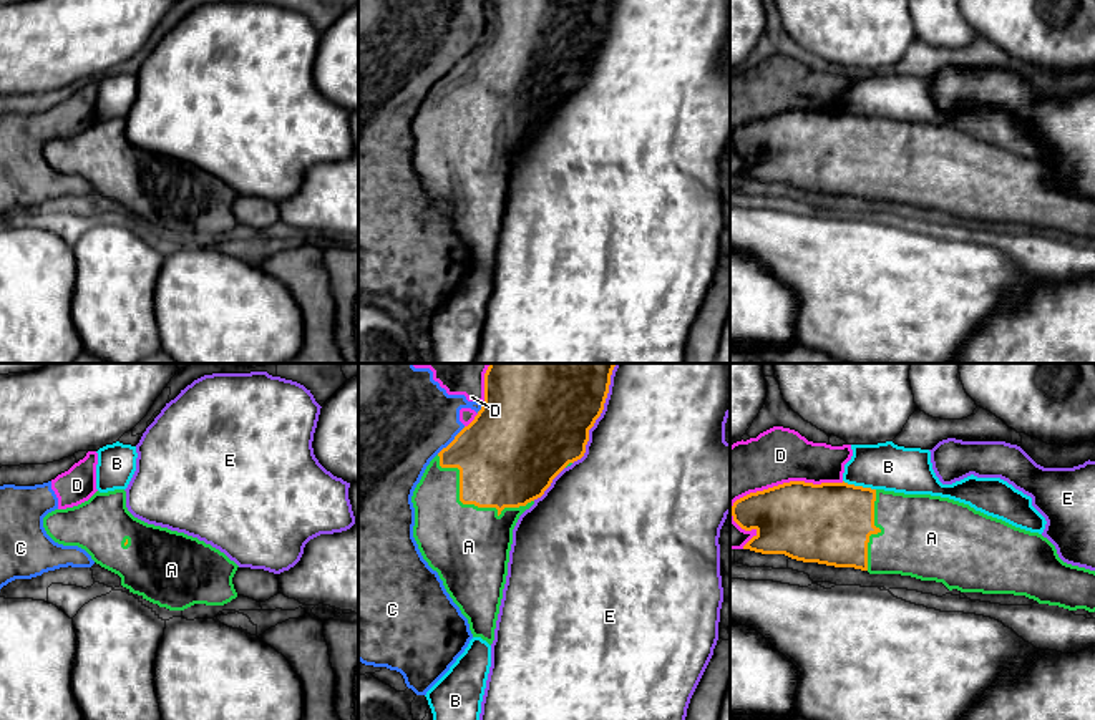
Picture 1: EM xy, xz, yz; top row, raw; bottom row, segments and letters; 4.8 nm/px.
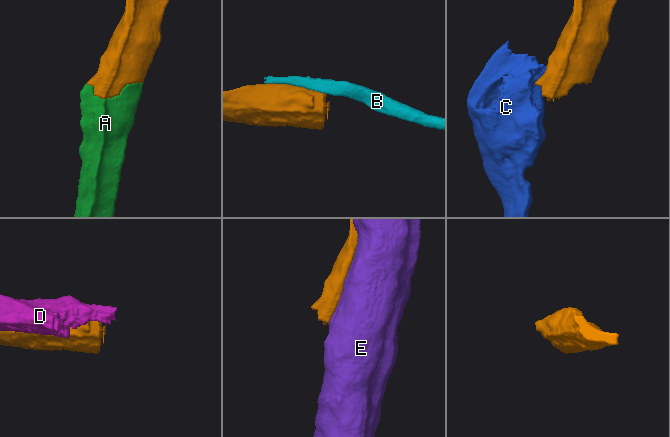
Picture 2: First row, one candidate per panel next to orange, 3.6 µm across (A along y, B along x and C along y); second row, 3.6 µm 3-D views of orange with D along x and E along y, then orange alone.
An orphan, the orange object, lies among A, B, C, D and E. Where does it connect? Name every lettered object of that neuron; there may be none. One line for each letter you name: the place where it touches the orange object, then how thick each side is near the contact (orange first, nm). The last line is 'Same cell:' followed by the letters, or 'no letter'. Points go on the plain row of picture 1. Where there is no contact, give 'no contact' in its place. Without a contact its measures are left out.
A: meets orange in xz at (468, 131); 420 nm thick on the orange side, 400 nm on the other
Same cell: A

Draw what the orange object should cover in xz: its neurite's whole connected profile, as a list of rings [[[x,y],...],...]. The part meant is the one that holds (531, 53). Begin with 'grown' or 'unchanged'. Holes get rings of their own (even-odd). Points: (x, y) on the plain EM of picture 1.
grown | [[[486,0],[481,38],[430,90],[413,119],[413,166],[418,178],[468,247],[473,265],[489,274],[506,212],[513,158],[552,108],[584,85],[589,58],[604,38],[611,3]]]

